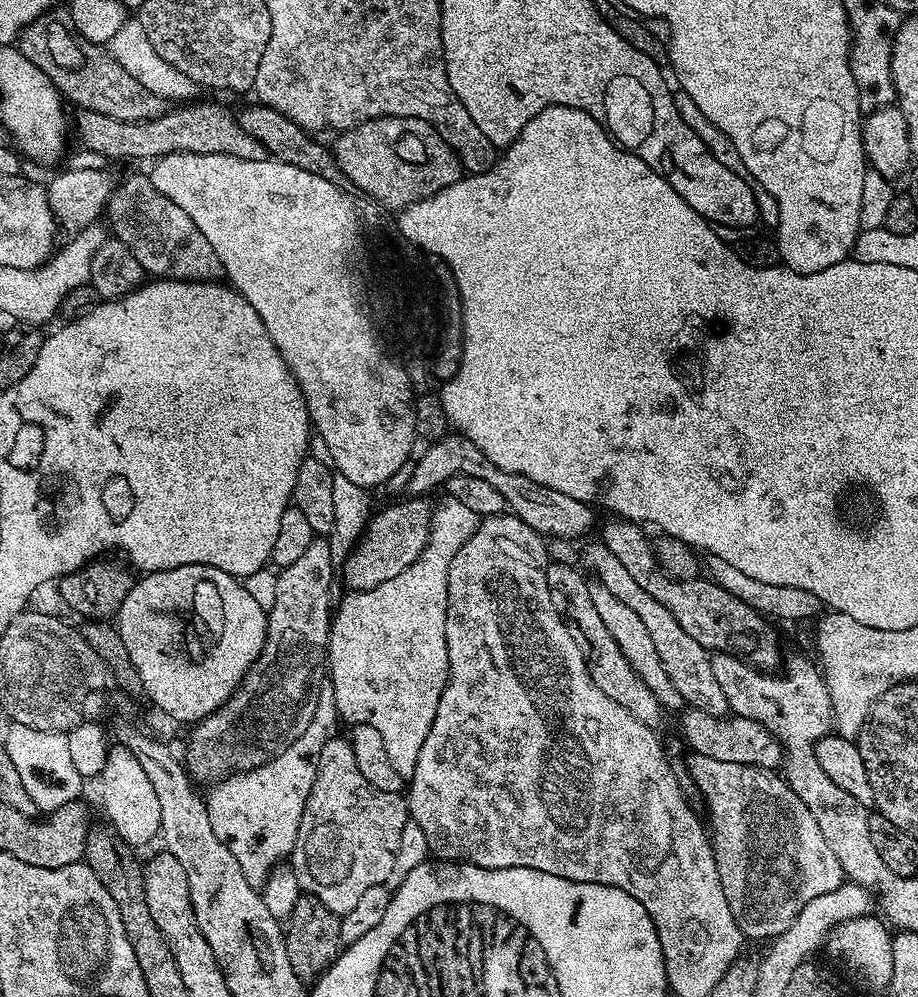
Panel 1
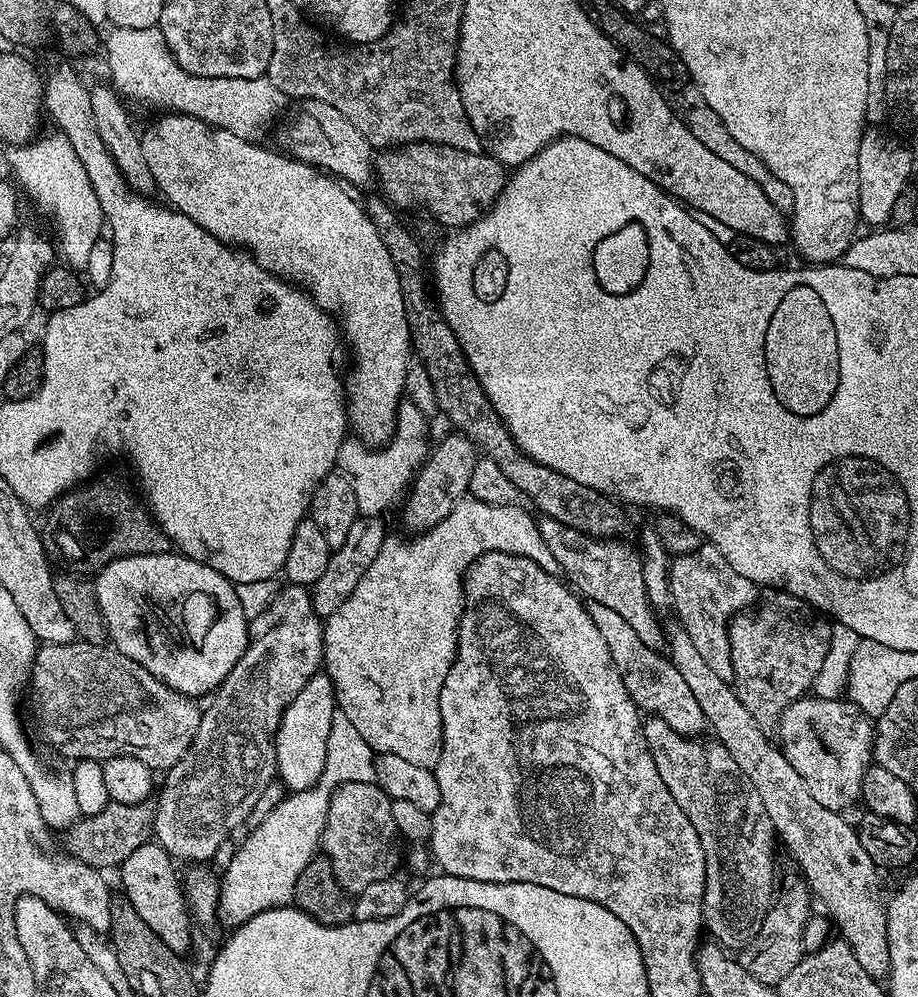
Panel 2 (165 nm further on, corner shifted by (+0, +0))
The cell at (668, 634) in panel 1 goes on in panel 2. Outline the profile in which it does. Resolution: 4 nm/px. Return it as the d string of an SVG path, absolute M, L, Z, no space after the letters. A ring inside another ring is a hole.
M672 622L666 628L666 652L672 664L686 678L694 702L702 706L707 727L720 744L738 762L738 770L758 790L762 806L770 818L779 843L792 851L796 859L799 875L808 885L811 895L816 896L828 907L827 913L840 927L839 935L854 950L854 958L862 965L862 970L875 978L887 977L890 973L890 946L888 945L888 913L885 901L880 901L880 880L875 862L862 847L860 833L843 819L841 813L830 810L806 790L806 782L798 775L798 770L790 766L783 752L774 743L767 731L742 706L735 687L724 680L698 654L690 634L679 622Z

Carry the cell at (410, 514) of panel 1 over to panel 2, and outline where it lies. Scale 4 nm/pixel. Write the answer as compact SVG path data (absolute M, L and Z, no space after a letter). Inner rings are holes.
M451 434L440 445L433 447L427 459L420 465L410 487L406 492L404 504L404 524L409 533L427 532L429 528L438 526L459 500L468 496L470 474L474 470L474 462L478 458L478 449L472 441L459 434Z

